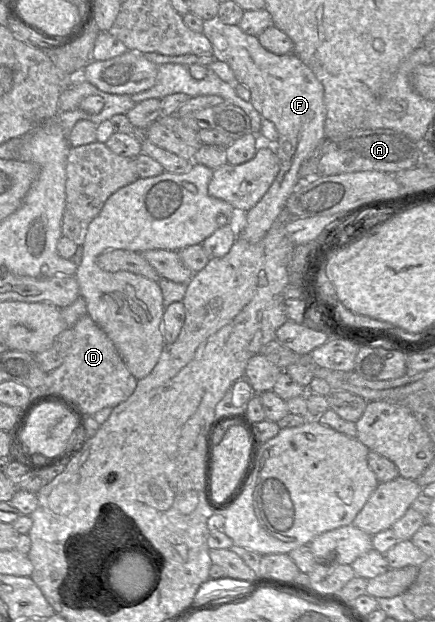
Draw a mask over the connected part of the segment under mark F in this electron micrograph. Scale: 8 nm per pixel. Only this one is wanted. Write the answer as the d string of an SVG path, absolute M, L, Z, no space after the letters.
M218 16L204 20L203 34L212 45L212 54L215 60L226 63L235 75L236 83L246 86L250 93L250 102L260 113L262 119L274 123L279 138L273 148L280 160L280 170L275 180L261 198L261 200L245 214L239 214L238 237L249 243L257 243L262 240L273 223L284 213L288 198L296 190L300 183L300 168L319 148L325 139L324 124L326 119L326 106L324 102L324 88L313 71L301 61L295 54L277 55L266 50L257 36L243 32L238 25L223 23Z

